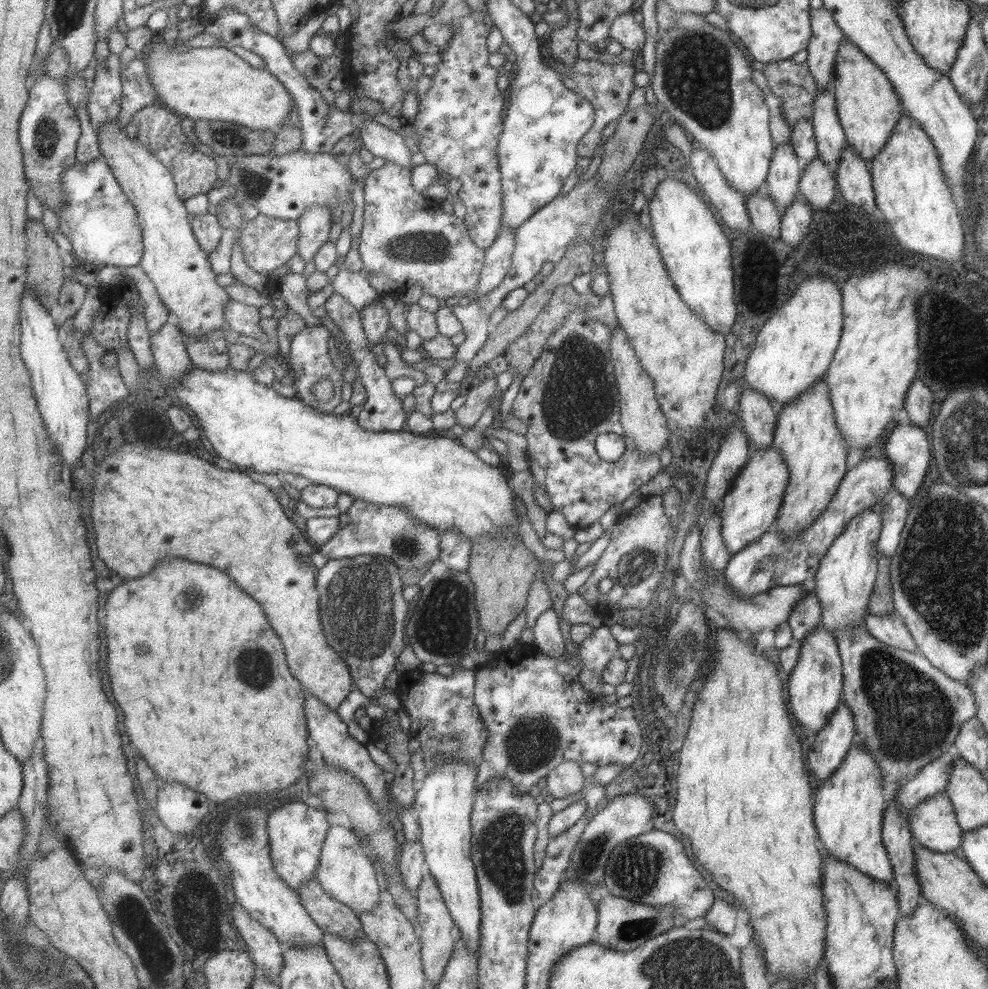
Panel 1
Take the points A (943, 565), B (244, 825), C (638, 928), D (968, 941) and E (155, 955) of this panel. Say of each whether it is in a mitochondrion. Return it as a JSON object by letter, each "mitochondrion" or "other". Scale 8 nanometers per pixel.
{"A":"mitochondrion","B":"mitochondrion","C":"mitochondrion","D":"other","E":"mitochondrion"}

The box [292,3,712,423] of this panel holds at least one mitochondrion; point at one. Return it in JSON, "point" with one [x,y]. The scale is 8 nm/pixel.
{"point":[424,247]}

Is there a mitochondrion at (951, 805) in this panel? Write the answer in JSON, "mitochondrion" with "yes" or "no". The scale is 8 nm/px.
{"mitochondrion":"no"}

